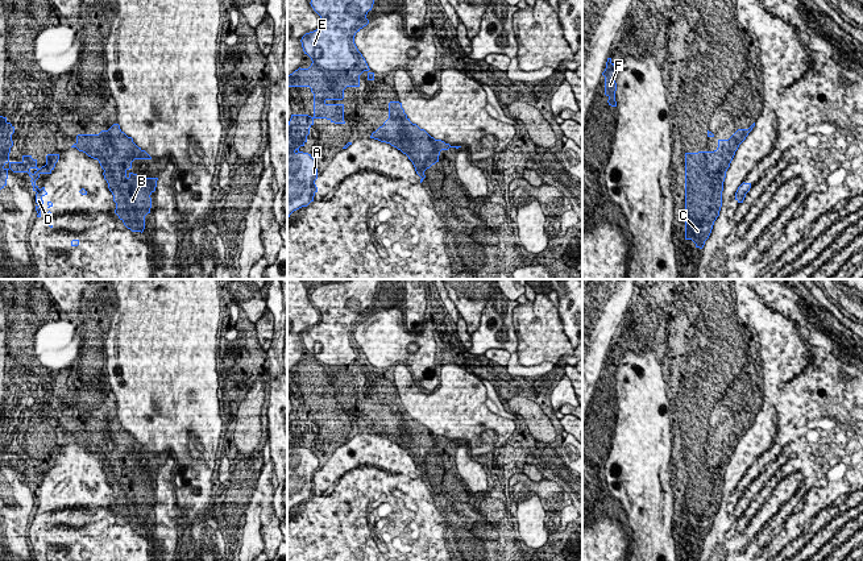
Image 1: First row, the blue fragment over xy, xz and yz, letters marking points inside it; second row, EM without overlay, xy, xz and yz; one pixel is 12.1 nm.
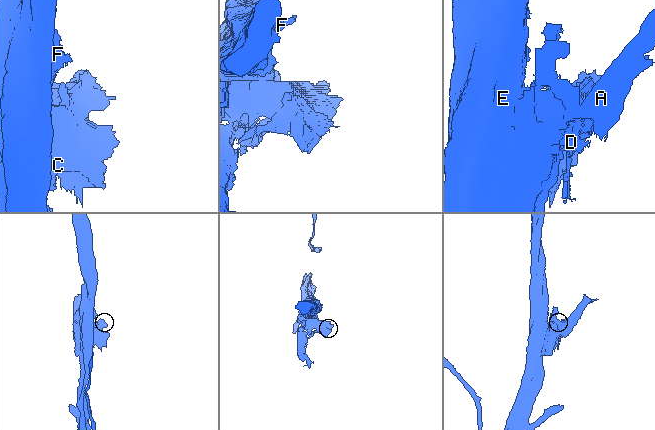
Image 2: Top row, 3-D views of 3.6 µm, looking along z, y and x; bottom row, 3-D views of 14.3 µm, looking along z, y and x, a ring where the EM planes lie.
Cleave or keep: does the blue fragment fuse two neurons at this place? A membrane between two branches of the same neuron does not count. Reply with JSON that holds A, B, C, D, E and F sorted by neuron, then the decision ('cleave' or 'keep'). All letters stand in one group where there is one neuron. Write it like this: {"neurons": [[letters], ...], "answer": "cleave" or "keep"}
{"neurons": [["A"], ["B", "C", "D", "E", "F"]], "answer": "cleave"}

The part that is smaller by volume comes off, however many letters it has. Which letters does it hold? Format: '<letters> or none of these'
A

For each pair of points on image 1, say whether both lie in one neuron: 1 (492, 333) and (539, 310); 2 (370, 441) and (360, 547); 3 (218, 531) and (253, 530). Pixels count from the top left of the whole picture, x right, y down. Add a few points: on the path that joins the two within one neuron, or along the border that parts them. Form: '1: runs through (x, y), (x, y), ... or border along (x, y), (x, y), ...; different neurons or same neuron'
1: border along (519, 304), (513, 311), (513, 327), (518, 347); different neurons
2: runs through (397, 468), (402, 473), (402, 505), (386, 520); same neuron
3: border along (229, 502), (232, 522), (240, 531); different neurons

